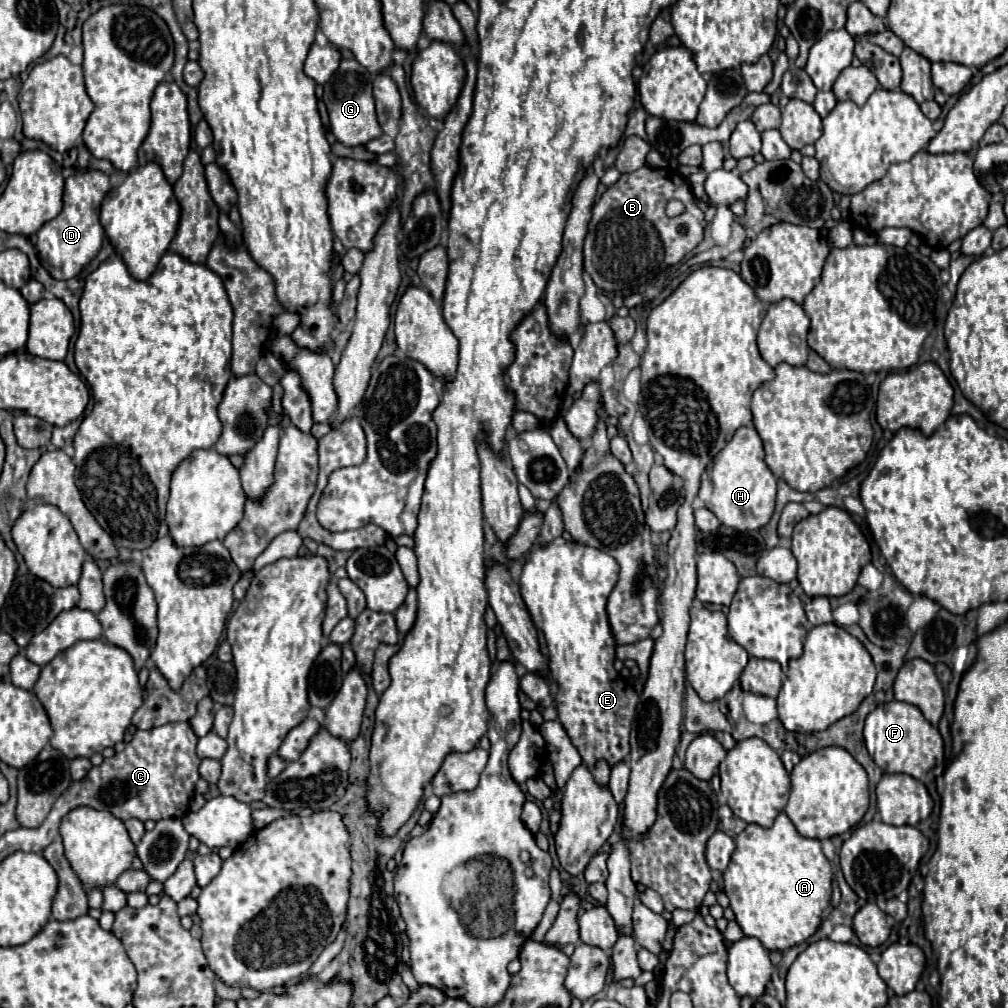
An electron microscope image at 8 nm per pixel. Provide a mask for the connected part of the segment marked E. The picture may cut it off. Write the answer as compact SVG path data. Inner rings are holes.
M564 538L534 546L526 554L520 576L528 612L548 642L558 718L588 768L594 768L598 758L608 760L612 766L630 754L628 734L638 702L636 690L614 670L617 644L612 640L606 600L616 580L618 564L612 556Z

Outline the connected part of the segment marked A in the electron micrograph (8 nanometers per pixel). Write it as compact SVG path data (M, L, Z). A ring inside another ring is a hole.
M780 812L770 828L748 824L736 838L736 850L724 870L724 892L730 898L730 908L736 914L736 922L746 936L756 936L766 950L788 950L806 938L810 938L820 922L832 896L832 866L822 852L820 840L800 836L792 820Z

